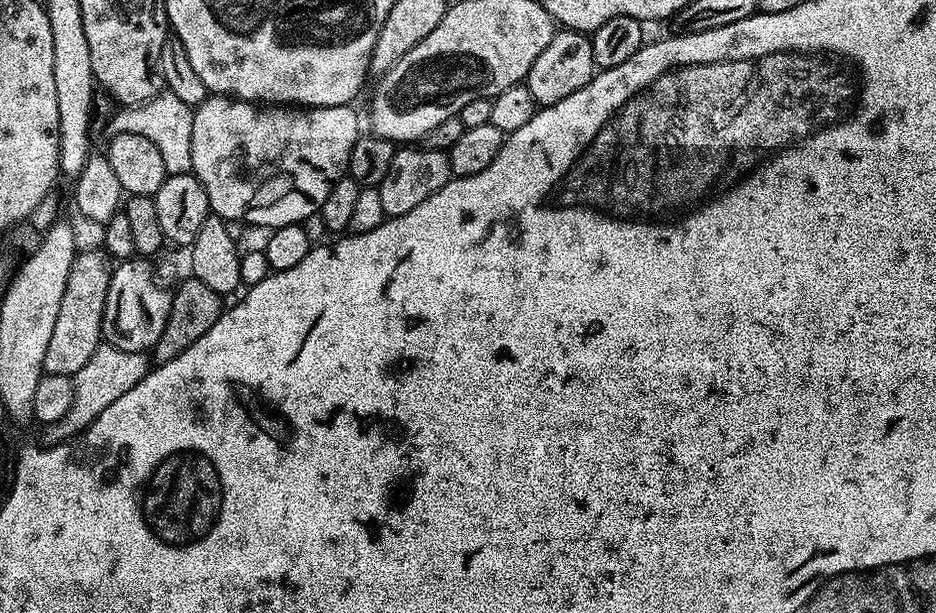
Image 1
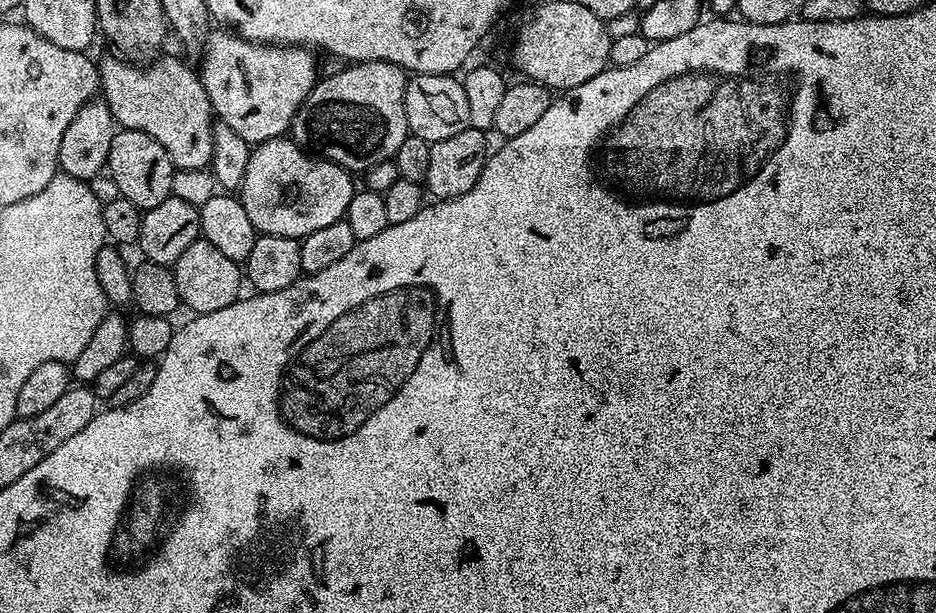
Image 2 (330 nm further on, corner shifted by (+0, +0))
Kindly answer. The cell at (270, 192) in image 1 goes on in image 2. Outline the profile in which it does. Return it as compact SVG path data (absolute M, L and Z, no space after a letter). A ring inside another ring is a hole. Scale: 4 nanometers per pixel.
M291 138L267 140L252 149L238 199L257 233L303 238L344 219L354 191L352 180L353 173L309 154Z

